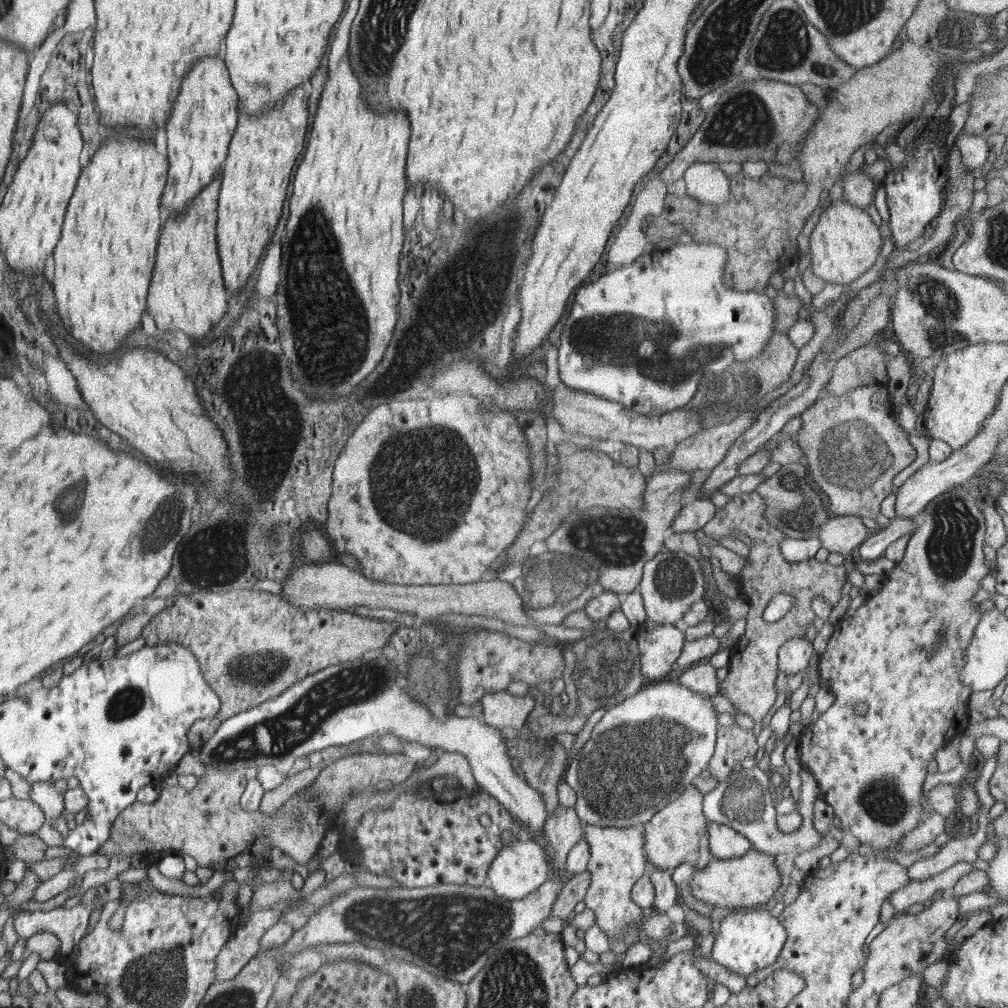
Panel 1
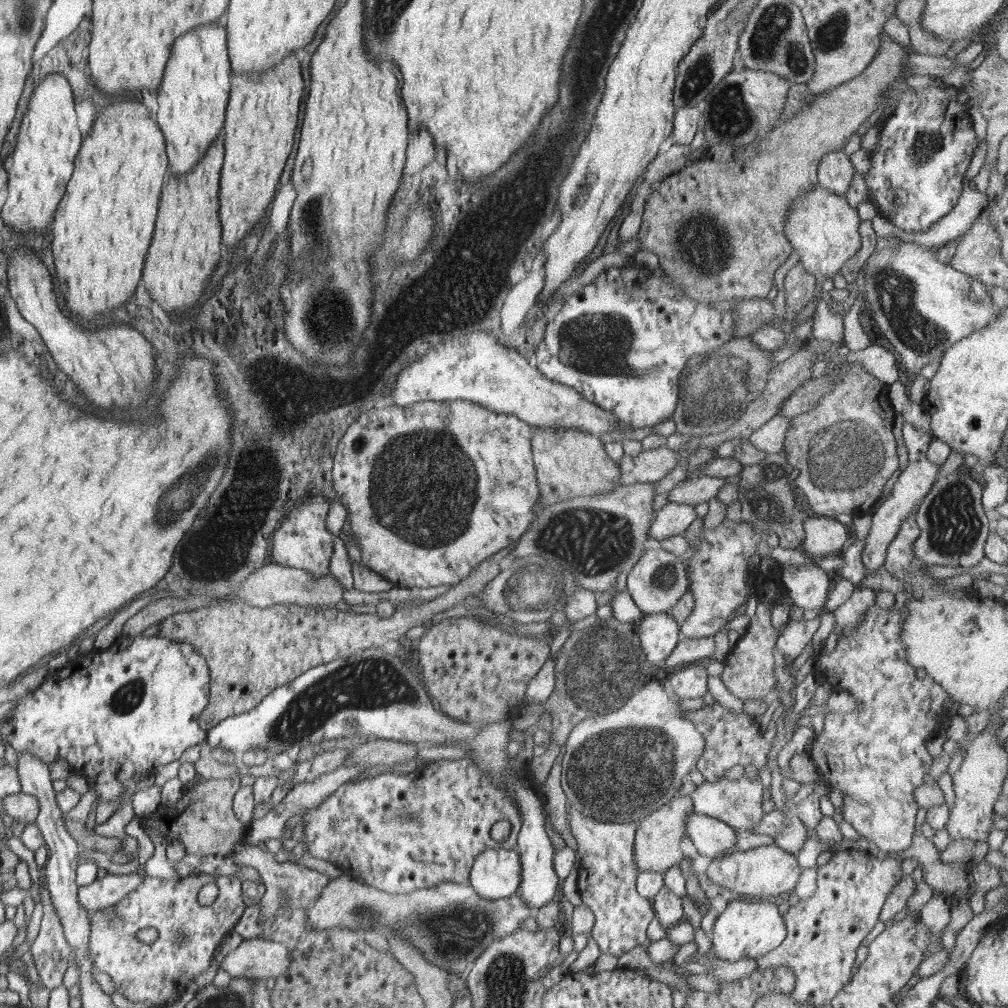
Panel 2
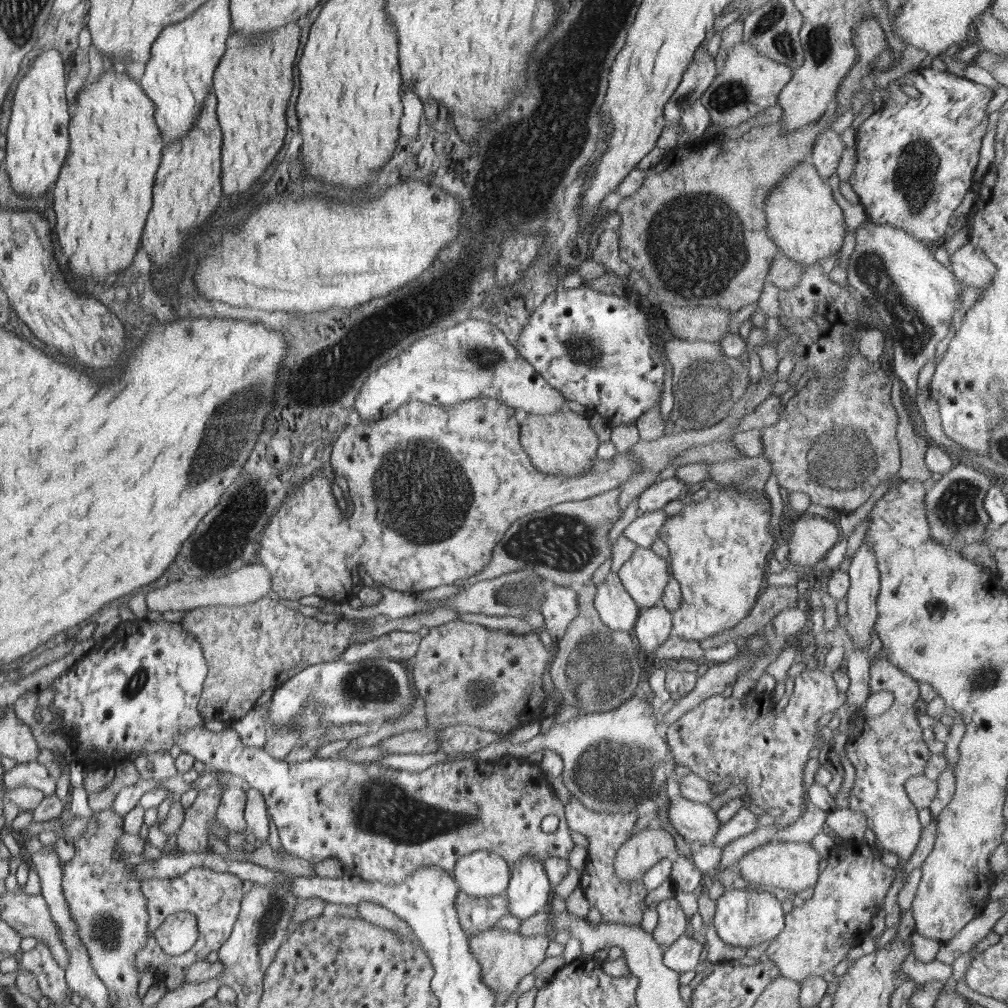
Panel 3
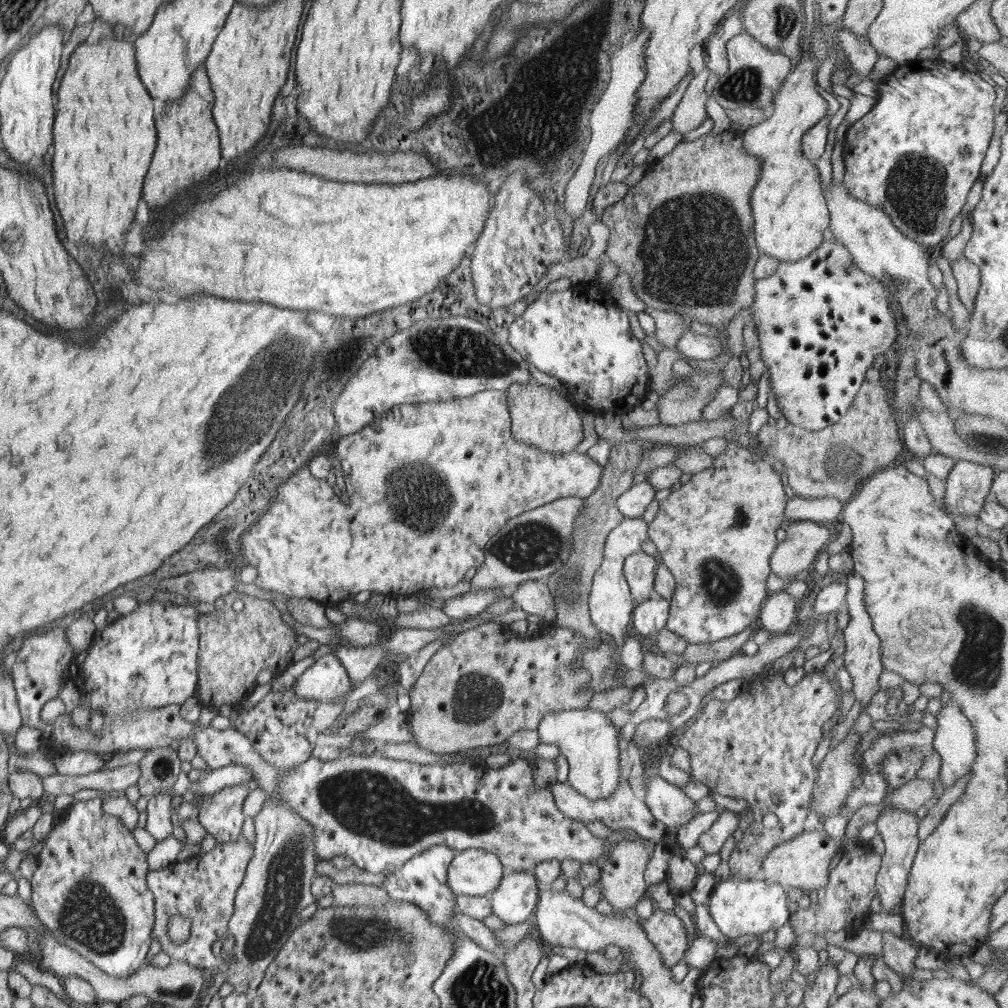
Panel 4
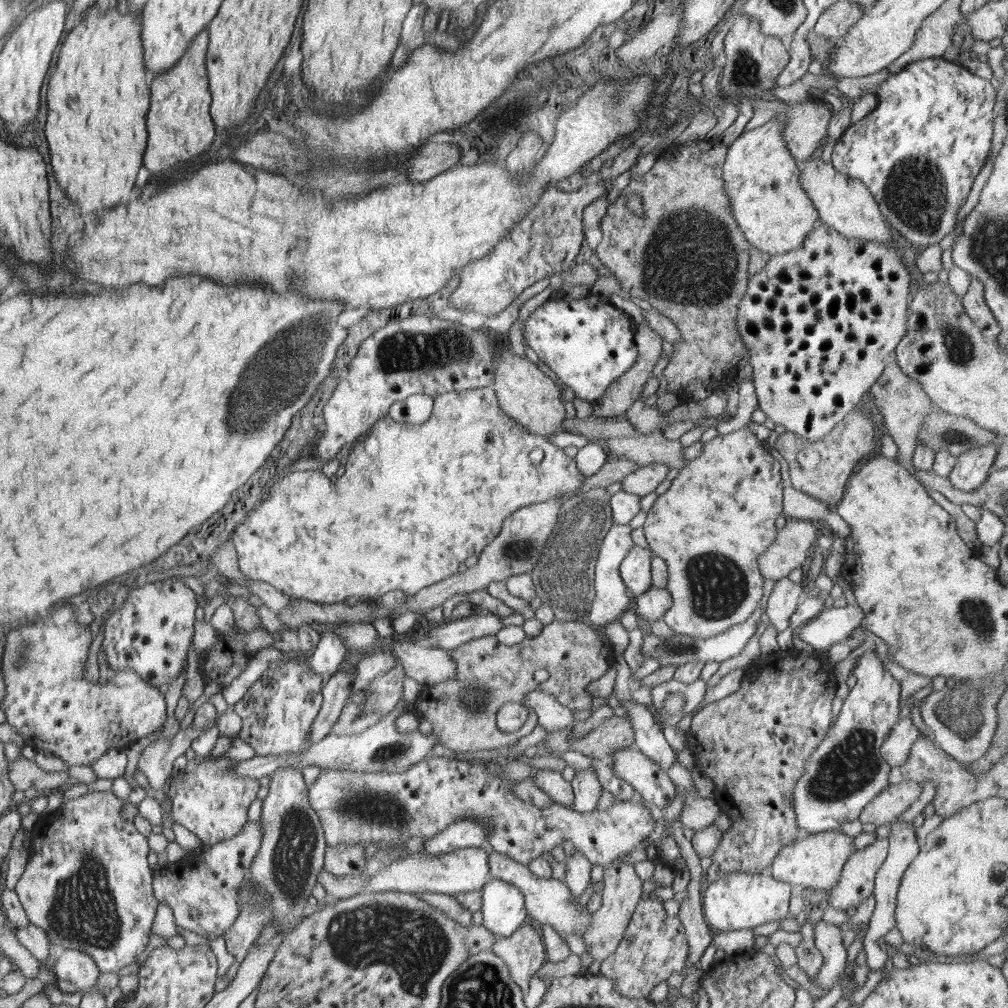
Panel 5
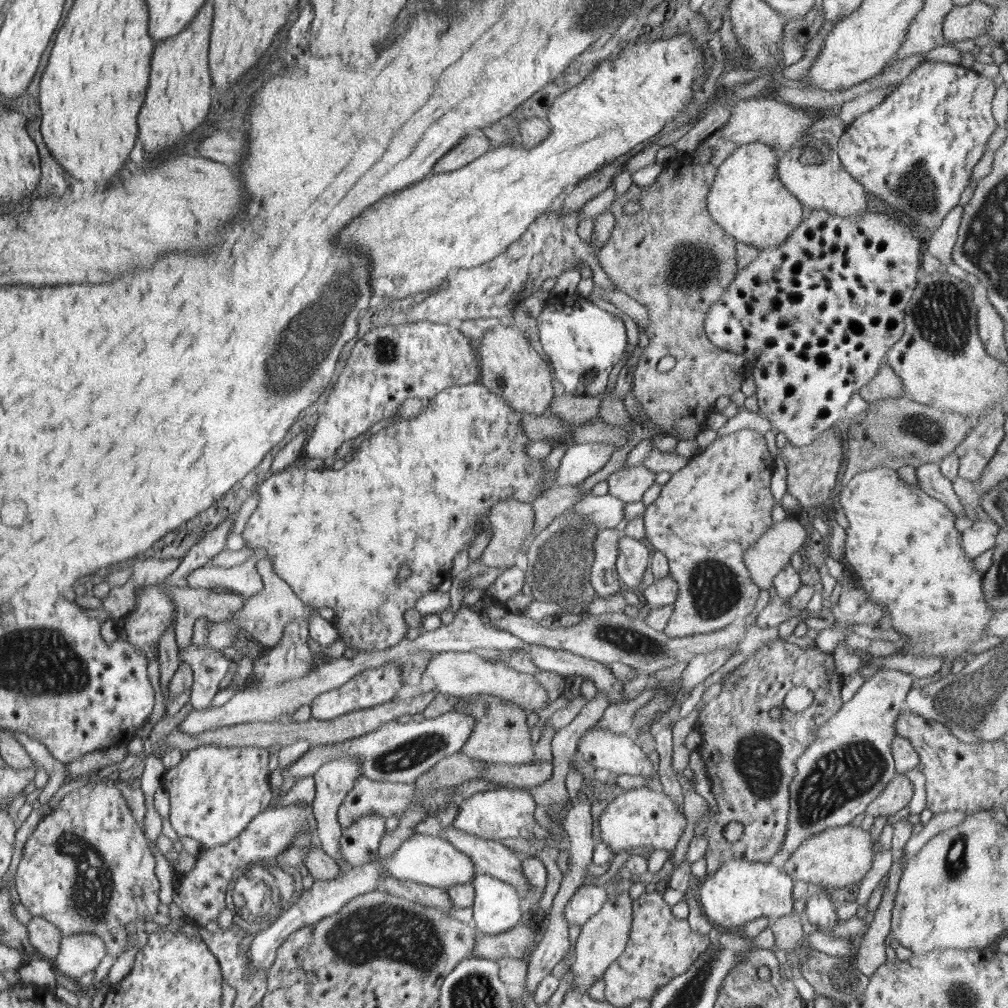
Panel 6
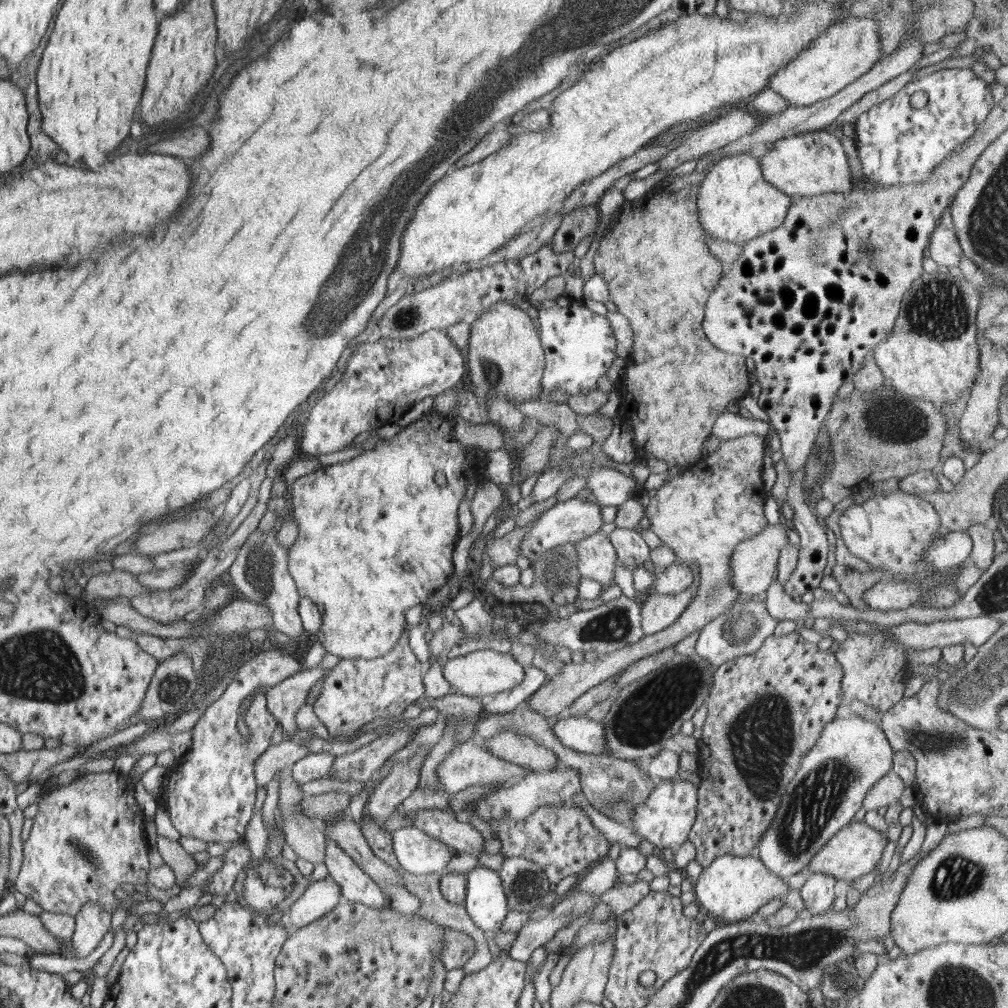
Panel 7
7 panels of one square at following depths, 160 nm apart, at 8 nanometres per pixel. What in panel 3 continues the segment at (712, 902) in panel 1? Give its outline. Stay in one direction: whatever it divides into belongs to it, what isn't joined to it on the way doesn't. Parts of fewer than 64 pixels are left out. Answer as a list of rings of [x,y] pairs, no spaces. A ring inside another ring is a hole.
[[[778,841],[748,851],[735,865],[738,865],[741,878],[748,880],[752,887],[797,893],[806,888],[814,888],[819,879],[820,862],[820,855],[814,850],[811,842]]]

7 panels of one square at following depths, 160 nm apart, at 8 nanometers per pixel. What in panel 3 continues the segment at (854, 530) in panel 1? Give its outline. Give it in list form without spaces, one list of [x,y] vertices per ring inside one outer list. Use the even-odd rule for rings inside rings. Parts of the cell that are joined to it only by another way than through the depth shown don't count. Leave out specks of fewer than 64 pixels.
[[[805,516],[794,524],[792,534],[784,538],[788,545],[788,560],[799,567],[811,567],[814,563],[823,561],[827,552],[834,548],[834,544],[841,540],[838,534],[838,526],[835,522],[821,517]]]

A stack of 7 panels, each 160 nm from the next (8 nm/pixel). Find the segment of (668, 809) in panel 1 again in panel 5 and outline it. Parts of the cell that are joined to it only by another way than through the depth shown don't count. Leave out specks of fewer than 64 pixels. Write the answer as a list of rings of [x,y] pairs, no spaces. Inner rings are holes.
[[[614,859],[603,870],[603,903],[601,907],[591,915],[591,923],[583,935],[586,954],[592,956],[593,963],[601,964],[616,952],[620,942],[624,938],[626,928],[632,920],[633,912],[638,906],[640,894],[642,894],[643,880],[636,874],[635,866],[630,862],[623,862],[622,859]]]

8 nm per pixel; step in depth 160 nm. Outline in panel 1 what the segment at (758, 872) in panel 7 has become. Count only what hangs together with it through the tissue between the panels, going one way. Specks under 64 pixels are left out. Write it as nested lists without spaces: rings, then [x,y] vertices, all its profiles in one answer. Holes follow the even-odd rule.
[[[764,907],[729,910],[721,913],[720,929],[712,948],[712,960],[747,978],[752,972],[774,965],[786,940],[784,925]]]

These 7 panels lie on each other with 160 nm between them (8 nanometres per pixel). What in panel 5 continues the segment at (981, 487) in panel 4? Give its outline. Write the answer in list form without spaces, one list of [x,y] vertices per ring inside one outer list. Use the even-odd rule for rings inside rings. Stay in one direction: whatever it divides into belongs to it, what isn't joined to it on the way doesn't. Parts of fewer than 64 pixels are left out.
[[[998,441],[968,450],[958,456],[956,466],[948,476],[955,489],[972,492],[979,488],[993,465],[998,452]]]

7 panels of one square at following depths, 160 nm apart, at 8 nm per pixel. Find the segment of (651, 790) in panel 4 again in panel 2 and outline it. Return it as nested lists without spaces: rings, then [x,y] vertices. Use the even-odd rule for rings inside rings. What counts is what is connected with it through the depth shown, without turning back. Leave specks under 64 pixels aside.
[[[692,813],[687,820],[687,836],[703,856],[714,859],[736,844],[736,830],[724,821]]]

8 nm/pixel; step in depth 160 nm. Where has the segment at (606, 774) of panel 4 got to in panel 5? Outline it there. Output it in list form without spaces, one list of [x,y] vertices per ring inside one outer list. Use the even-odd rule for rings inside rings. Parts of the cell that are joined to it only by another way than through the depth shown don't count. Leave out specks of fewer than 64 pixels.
[[[533,690],[525,696],[525,700],[522,700],[521,703],[528,710],[532,709],[537,714],[537,724],[545,728],[548,734],[575,726],[577,723],[571,710],[557,701],[549,692]],[[594,767],[576,771],[570,783],[575,798],[572,810],[581,813],[594,811],[598,800],[602,799],[601,795],[603,794],[603,788],[598,781]]]

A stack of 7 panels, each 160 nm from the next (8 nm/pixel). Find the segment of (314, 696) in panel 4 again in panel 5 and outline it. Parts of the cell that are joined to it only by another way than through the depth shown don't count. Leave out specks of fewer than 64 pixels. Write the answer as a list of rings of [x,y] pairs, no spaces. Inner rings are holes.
[[[331,631],[320,632],[319,643],[305,656],[305,663],[325,682],[337,673],[346,656],[345,644]]]

